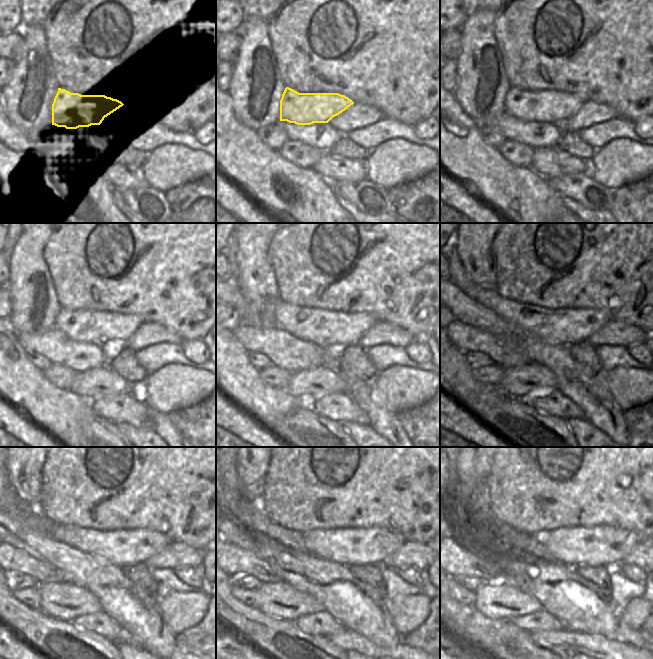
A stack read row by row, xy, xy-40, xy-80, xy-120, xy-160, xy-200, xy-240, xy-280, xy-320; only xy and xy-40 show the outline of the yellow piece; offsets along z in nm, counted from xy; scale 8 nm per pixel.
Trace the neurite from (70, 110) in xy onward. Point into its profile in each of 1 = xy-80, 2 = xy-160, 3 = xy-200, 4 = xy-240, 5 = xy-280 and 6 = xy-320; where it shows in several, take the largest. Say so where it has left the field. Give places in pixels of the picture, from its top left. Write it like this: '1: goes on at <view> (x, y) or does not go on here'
1: goes on at xy-80 (547, 106)
2: goes on at xy-160 (330, 330)
3: goes on at xy-200 (553, 326)
4: goes on at xy-240 (122, 547)
5: goes on at xy-280 (353, 545)
6: goes on at xy-320 (601, 545)

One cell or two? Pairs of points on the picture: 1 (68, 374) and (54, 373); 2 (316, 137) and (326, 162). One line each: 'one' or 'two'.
1: one
2: two

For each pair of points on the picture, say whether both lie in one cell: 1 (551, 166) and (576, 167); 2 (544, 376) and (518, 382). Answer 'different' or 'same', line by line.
1: same
2: same

